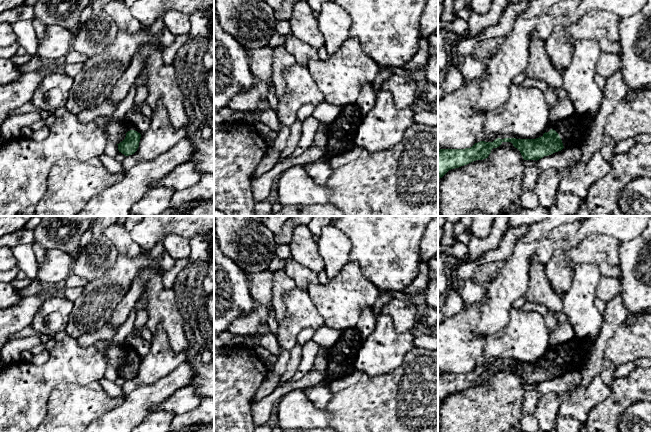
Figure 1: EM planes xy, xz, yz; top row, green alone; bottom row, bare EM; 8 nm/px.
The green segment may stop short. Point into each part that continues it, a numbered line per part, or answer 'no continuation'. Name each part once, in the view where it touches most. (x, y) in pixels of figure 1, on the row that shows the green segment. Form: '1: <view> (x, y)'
1: yz (569, 130)

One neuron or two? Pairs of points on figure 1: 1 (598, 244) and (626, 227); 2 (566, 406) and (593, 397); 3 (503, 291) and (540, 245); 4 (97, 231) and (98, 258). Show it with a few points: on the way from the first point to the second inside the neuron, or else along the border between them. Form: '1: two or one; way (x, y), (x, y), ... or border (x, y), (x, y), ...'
1: two; border (588, 235), (593, 233), (609, 234), (623, 241)
2: one; way (573, 406), (586, 399)
3: one; way (514, 279), (517, 266), (528, 255)
4: one; way (98, 238), (98, 251)

